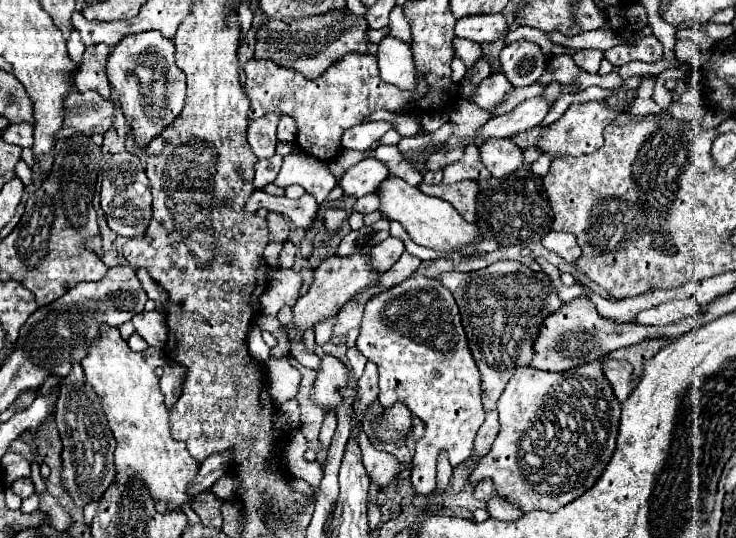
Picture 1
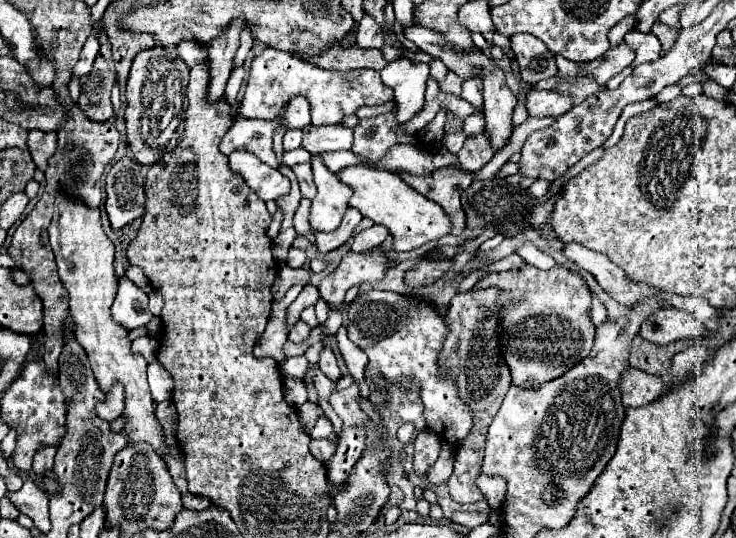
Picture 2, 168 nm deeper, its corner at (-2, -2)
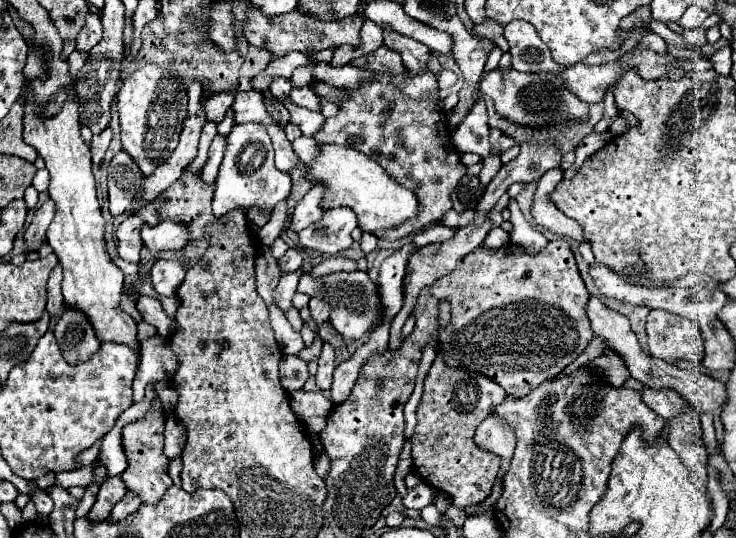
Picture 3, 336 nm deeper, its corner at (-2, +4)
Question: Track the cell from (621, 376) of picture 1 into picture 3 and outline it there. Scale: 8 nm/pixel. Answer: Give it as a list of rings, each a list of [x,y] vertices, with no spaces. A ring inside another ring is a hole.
[[[644,387],[640,391],[642,395],[642,401],[652,409],[656,411],[658,415],[662,415],[664,419],[672,419],[676,413],[680,413],[680,409],[684,407],[684,399],[676,393],[676,391],[656,391],[652,387]]]

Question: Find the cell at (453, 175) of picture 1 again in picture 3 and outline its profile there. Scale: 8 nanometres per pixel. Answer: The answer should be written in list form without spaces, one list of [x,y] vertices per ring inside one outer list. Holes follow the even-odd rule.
[[[476,103],[470,115],[452,133],[452,143],[462,153],[476,153],[482,159],[490,155],[490,127],[484,103]]]

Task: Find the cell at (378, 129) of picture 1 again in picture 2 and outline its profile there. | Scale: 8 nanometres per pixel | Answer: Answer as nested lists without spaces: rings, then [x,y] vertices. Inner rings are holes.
[[[306,125],[302,129],[304,139],[302,147],[310,153],[322,153],[322,151],[338,151],[338,149],[350,149],[352,143],[352,129],[344,125]]]

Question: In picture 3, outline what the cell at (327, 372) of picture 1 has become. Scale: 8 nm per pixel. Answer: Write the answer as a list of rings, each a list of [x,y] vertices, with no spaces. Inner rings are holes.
[[[324,343],[322,355],[318,359],[318,371],[316,371],[316,385],[322,391],[330,389],[330,385],[332,385],[332,373],[334,373],[334,367],[336,367],[334,361],[336,361],[334,347],[330,347],[330,343]]]

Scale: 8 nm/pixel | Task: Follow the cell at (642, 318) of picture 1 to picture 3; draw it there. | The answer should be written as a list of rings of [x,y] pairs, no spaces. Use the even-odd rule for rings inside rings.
[[[652,309],[646,323],[648,347],[650,355],[674,361],[674,359],[690,359],[700,365],[704,359],[704,343],[698,323],[674,315],[662,309]]]

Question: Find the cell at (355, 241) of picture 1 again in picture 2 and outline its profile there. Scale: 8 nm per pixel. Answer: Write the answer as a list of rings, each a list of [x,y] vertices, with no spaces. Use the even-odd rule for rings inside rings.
[[[330,307],[328,318],[323,323],[323,331],[326,336],[335,335],[340,325],[342,325],[342,312],[340,309]]]

